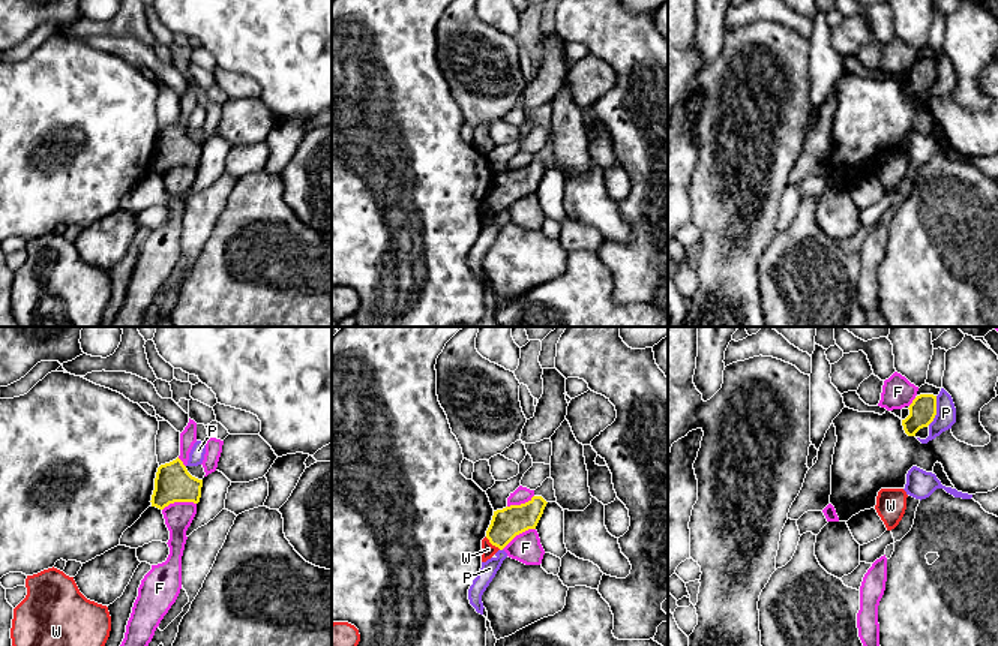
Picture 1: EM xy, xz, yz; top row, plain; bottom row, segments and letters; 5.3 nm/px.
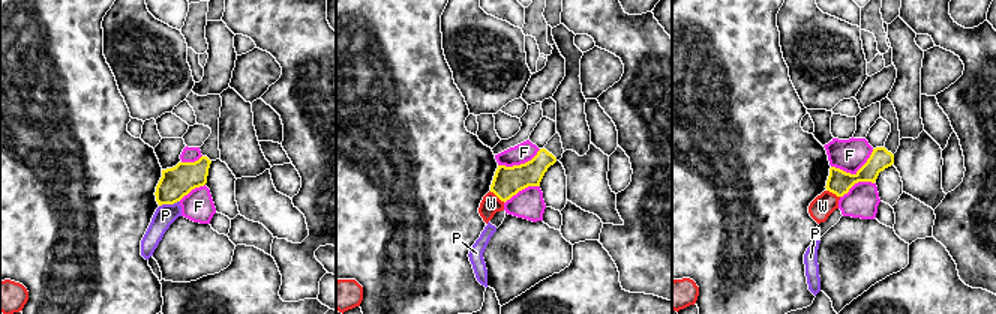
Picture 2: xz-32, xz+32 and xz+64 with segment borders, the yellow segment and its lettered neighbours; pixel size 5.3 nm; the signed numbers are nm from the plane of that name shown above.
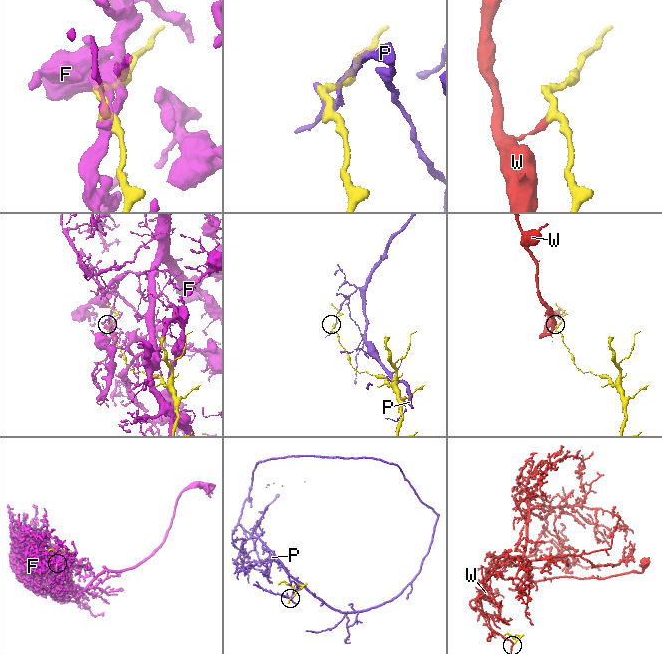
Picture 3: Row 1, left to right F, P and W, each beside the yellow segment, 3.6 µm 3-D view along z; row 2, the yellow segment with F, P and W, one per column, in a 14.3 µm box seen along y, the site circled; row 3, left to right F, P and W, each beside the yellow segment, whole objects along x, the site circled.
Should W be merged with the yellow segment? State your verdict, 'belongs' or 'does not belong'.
does not belong

